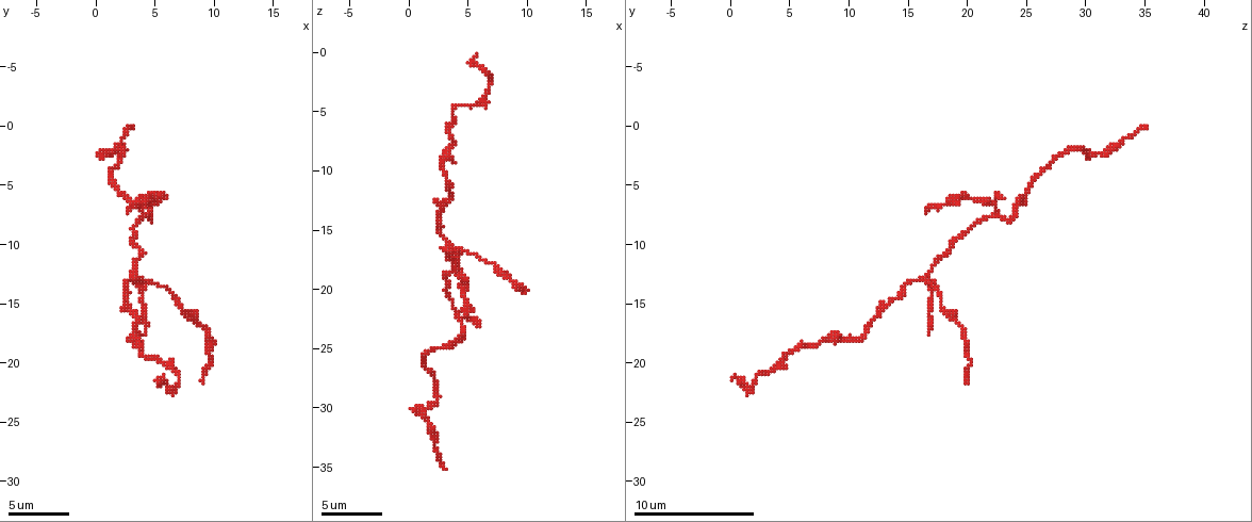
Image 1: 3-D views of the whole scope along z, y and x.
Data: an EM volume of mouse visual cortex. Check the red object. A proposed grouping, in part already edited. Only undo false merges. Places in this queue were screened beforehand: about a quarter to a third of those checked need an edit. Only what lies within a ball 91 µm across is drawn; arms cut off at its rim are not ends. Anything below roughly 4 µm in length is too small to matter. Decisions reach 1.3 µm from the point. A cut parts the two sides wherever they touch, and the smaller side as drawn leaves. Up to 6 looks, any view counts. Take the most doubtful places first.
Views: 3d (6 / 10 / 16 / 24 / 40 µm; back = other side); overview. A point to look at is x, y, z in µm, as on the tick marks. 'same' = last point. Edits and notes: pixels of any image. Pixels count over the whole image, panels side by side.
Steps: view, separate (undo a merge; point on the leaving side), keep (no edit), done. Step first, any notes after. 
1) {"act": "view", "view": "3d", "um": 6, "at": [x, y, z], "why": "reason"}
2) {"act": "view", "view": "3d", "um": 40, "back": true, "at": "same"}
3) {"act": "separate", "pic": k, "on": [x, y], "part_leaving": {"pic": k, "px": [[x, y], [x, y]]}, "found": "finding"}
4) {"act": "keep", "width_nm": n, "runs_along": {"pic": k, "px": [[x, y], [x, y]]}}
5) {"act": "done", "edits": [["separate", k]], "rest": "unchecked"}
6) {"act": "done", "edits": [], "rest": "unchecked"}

{"act": "view", "view": "3d", "um": 10, "at": [4.6, 7.6, 22.4], "why": "side arm on a straight run"}

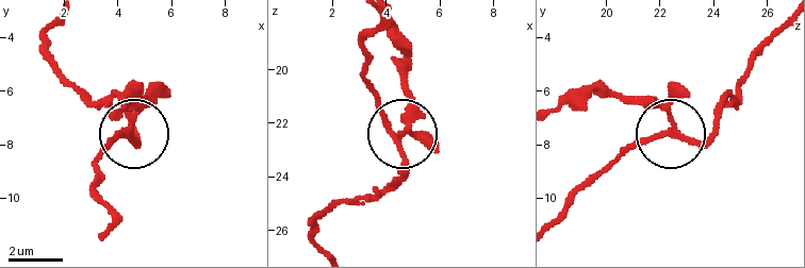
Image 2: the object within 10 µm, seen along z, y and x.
{"act": "separate", "pic": 2, "on": [404, 87], "side_arm_um": 8, "arms": 3, "found": "a second cell is stuck on"}

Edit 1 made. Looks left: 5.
{"act": "view", "view": "overview"}

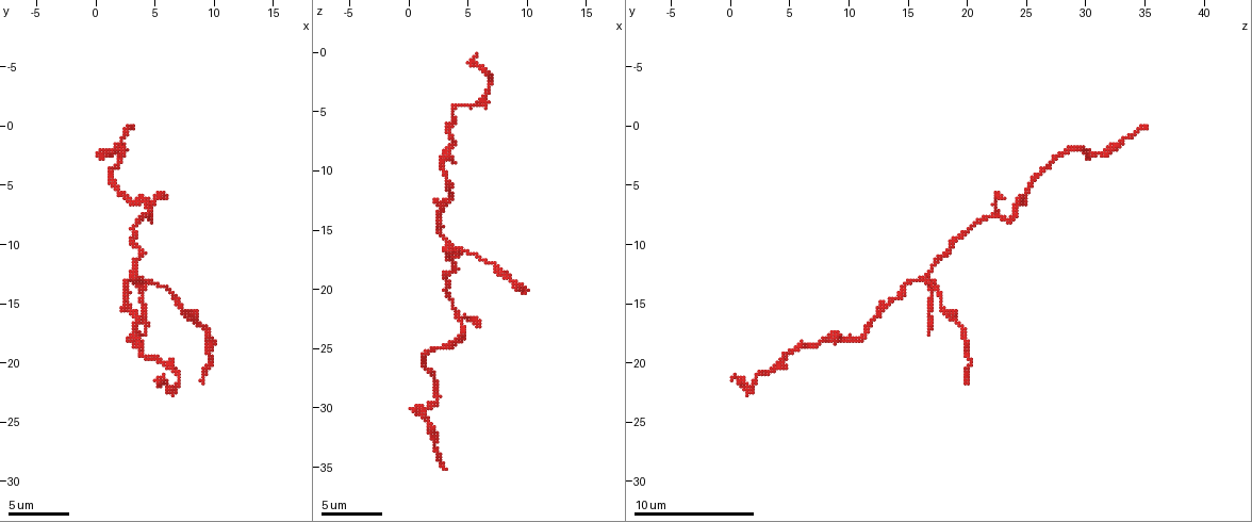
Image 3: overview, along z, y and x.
{"act": "view", "view": "3d", "um": 6, "at": [3.4, 13.0, 16.4], "why": "three-way junction"}

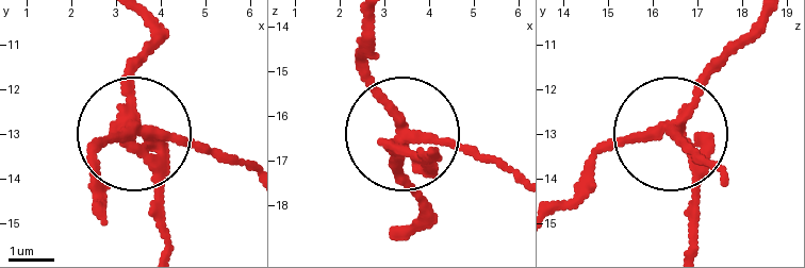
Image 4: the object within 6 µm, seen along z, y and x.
{"act": "view", "view": "3d", "um": 6, "back": true, "at": [3.25, 12.90, 16.30]}

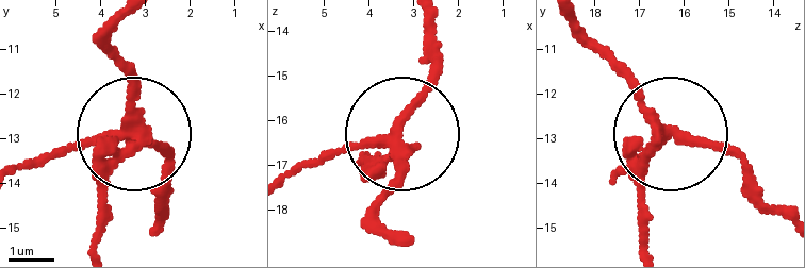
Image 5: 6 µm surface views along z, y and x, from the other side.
{"act": "separate", "pic": 5, "on": [70, 149], "width_nm": 240, "part_leaving": {"pic": 5, "px": [[132, 129], [21, 167]]}, "found": "two cells meet here"}

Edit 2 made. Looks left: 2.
{"act": "view", "view": "3d", "um": 10, "at": [1.4, 2.4, 30.8], "why": "three-way junction"}

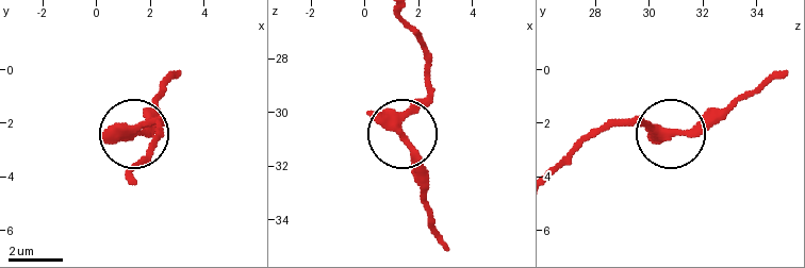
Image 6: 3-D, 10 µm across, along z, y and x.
{"act": "keep", "runs_along": {"pic": 6, "px": [[403, 18], [430, 60], [427, 94], [403, 128], [427, 187]]}, "found": "all the same cell"}

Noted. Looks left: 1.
{"act": "done", "edits": [["separate", 2], ["separate", 5]], "rest": "unchecked"}

